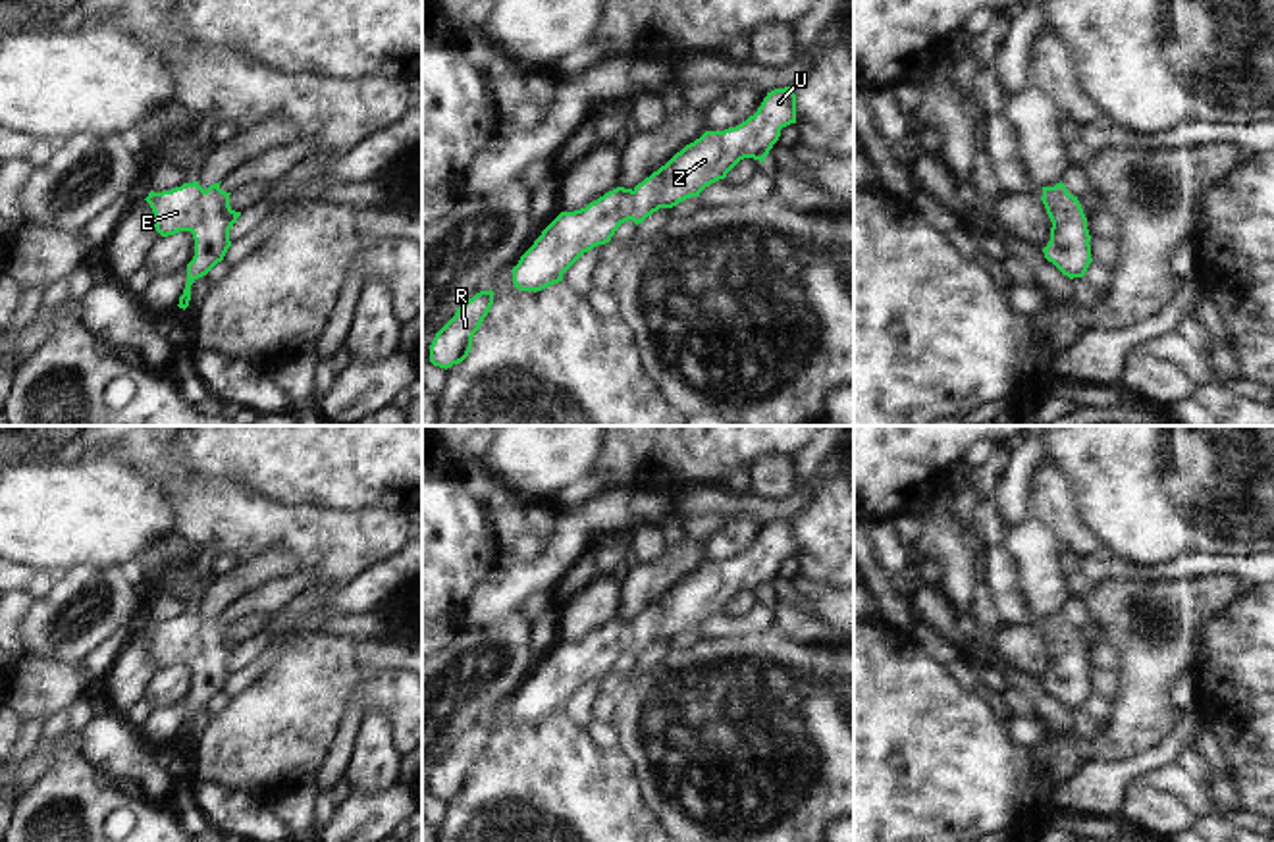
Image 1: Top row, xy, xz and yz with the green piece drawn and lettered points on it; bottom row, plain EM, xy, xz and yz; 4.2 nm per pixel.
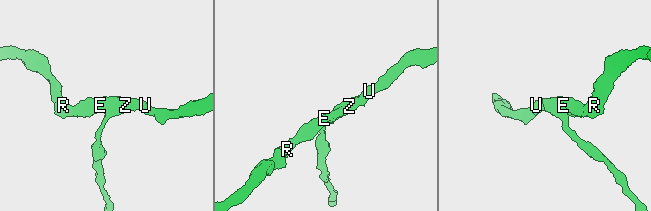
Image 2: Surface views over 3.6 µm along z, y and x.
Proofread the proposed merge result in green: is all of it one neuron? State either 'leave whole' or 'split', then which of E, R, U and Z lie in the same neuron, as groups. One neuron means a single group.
leave whole | E R U Z

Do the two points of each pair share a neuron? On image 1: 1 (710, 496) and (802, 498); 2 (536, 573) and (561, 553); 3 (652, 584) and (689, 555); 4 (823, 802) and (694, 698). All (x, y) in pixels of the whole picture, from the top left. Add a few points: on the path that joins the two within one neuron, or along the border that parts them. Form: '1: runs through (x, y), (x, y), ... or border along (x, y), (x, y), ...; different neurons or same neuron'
1: runs through (733, 503), (779, 507); same neuron
2: runs through (542, 573), (556, 559); same neuron
3: runs through (662, 577), (679, 561); same neuron
4: runs through (791, 769), (766, 744), (739, 742), (727, 731); same neuron

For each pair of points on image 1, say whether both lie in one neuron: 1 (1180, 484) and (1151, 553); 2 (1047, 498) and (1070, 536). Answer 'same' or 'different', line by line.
1: same
2: same

